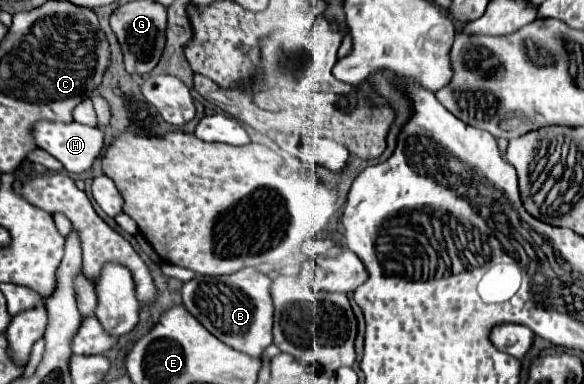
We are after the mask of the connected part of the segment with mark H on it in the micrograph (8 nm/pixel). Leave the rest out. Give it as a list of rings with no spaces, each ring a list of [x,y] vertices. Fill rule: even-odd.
[[[38,121],[32,127],[32,139],[34,145],[50,153],[54,159],[58,159],[68,173],[84,173],[92,167],[94,159],[100,155],[104,147],[104,135],[98,127],[78,125],[78,123],[56,123],[56,121]]]

